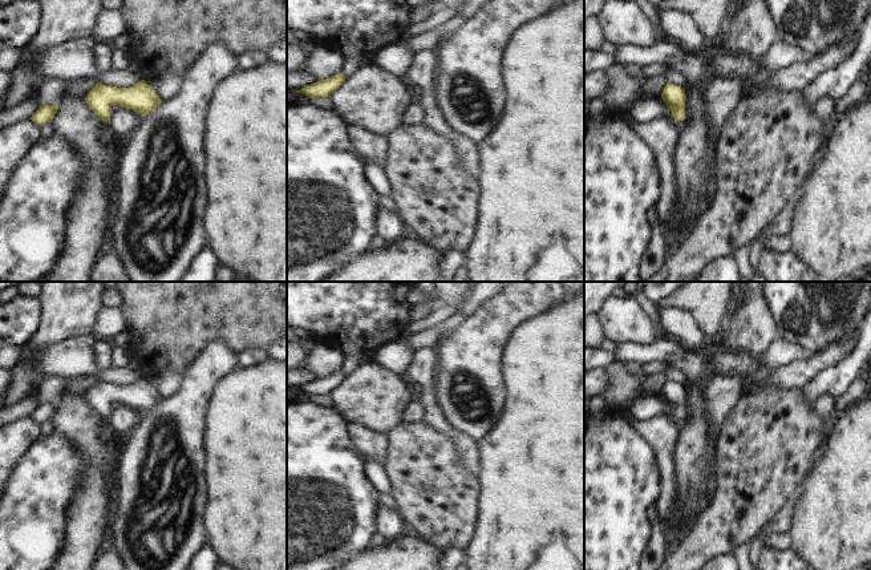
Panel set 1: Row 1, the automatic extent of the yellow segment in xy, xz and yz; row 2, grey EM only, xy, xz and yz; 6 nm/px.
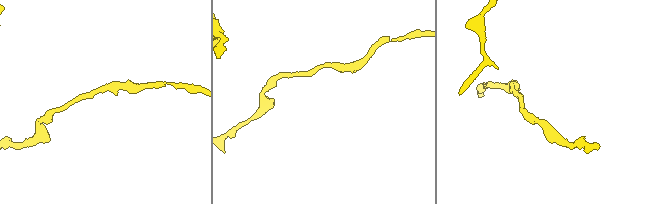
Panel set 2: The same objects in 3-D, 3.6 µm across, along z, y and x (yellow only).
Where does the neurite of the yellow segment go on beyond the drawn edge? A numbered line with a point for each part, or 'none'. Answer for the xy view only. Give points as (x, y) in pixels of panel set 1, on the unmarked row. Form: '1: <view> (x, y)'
none

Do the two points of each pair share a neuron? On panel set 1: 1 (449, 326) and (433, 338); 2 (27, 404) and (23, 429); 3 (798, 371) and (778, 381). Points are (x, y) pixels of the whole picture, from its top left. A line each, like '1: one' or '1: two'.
1: one
2: two
3: one

